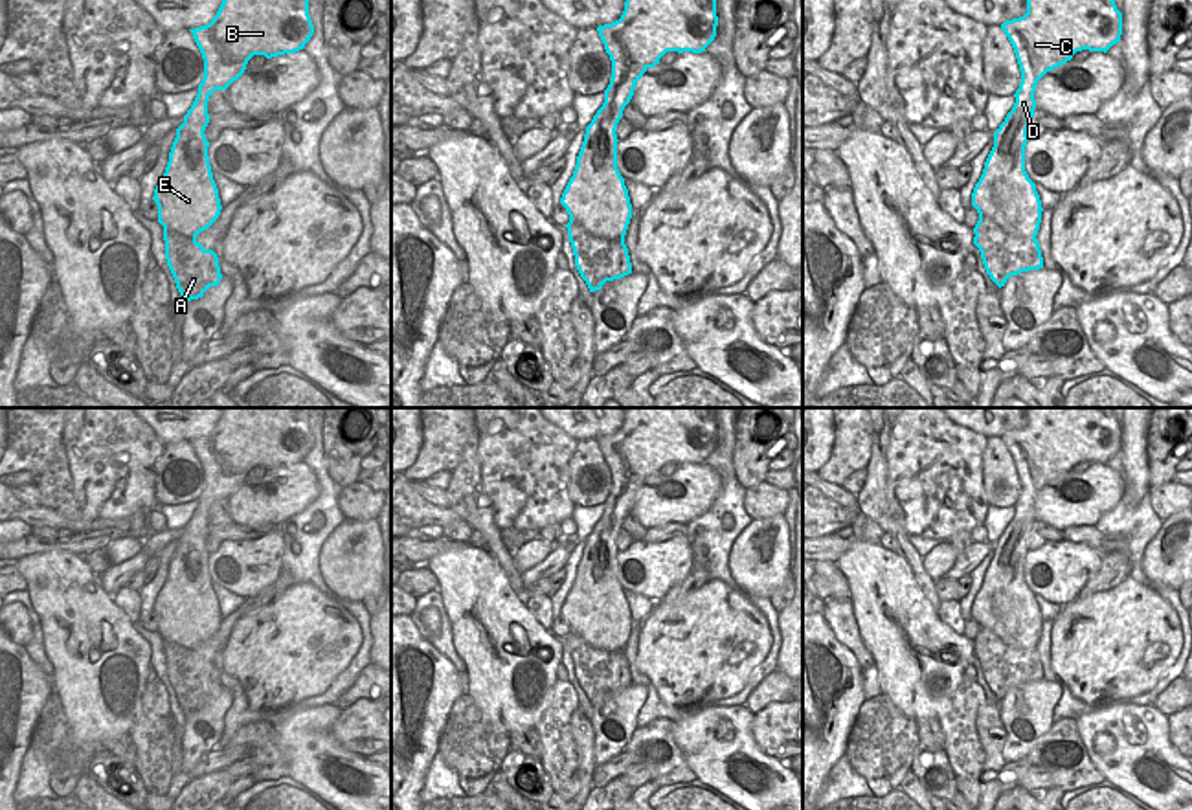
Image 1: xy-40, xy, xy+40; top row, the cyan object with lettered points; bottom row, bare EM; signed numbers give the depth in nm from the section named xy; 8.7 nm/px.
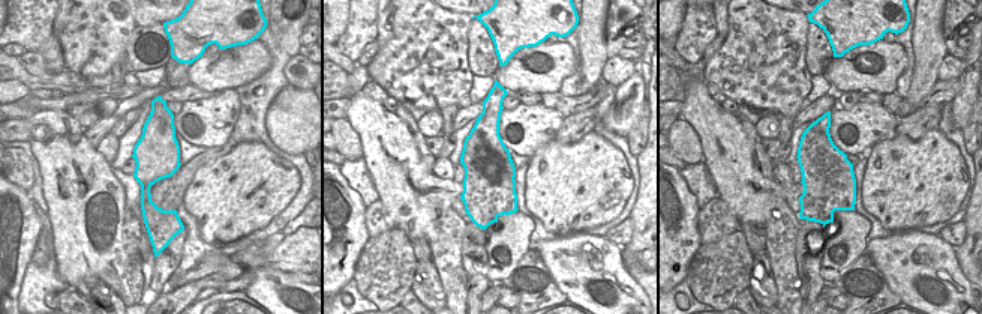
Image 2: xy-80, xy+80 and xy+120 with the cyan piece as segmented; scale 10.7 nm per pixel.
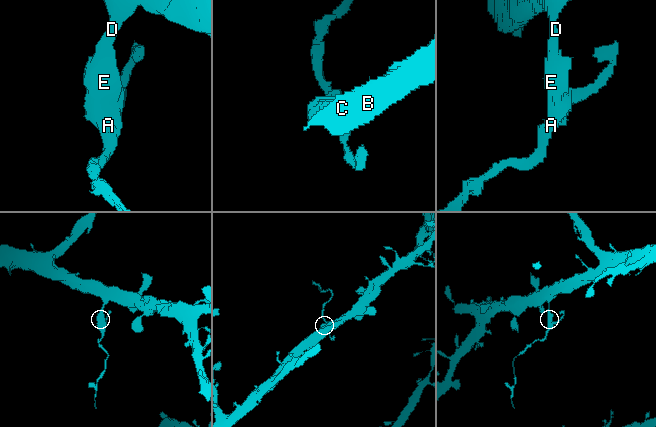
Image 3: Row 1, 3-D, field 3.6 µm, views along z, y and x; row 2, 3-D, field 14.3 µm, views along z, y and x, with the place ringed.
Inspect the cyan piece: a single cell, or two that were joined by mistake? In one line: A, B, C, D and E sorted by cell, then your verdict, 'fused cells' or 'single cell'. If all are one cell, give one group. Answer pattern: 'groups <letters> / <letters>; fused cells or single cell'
groups A E / B C D; fused cells

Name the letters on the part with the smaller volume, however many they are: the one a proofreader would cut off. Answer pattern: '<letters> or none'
A, E

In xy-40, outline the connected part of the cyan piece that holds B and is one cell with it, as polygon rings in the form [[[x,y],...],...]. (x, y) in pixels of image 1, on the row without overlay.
[[[224,408],[213,432],[189,443],[204,470],[204,489],[176,546],[197,555],[193,586],[202,586],[211,580],[204,546],[209,507],[237,492],[253,467],[272,470],[303,461],[314,437],[309,408]]]

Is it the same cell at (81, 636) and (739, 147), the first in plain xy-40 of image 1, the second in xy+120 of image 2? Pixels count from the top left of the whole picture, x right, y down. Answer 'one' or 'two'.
one

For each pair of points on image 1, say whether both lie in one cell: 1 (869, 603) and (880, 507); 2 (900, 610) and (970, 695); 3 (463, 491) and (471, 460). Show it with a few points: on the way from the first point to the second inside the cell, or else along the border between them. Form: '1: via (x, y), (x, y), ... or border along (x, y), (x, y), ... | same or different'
1: border along (893, 551), (906, 562), (919, 586) | different
2: border along (965, 676), (937, 719) | different
3: via (465, 483), (469, 467) | same

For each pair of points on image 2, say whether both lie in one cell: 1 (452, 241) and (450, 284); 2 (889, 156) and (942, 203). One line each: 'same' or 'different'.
1: same
2: same

